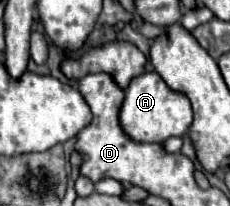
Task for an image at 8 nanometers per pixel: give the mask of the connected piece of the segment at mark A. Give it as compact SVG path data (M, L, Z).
M147 72L131 80L129 88L125 90L125 100L119 112L119 122L123 132L141 144L161 144L171 136L187 134L193 122L191 102L185 94L173 92L167 88L163 78L157 72Z

